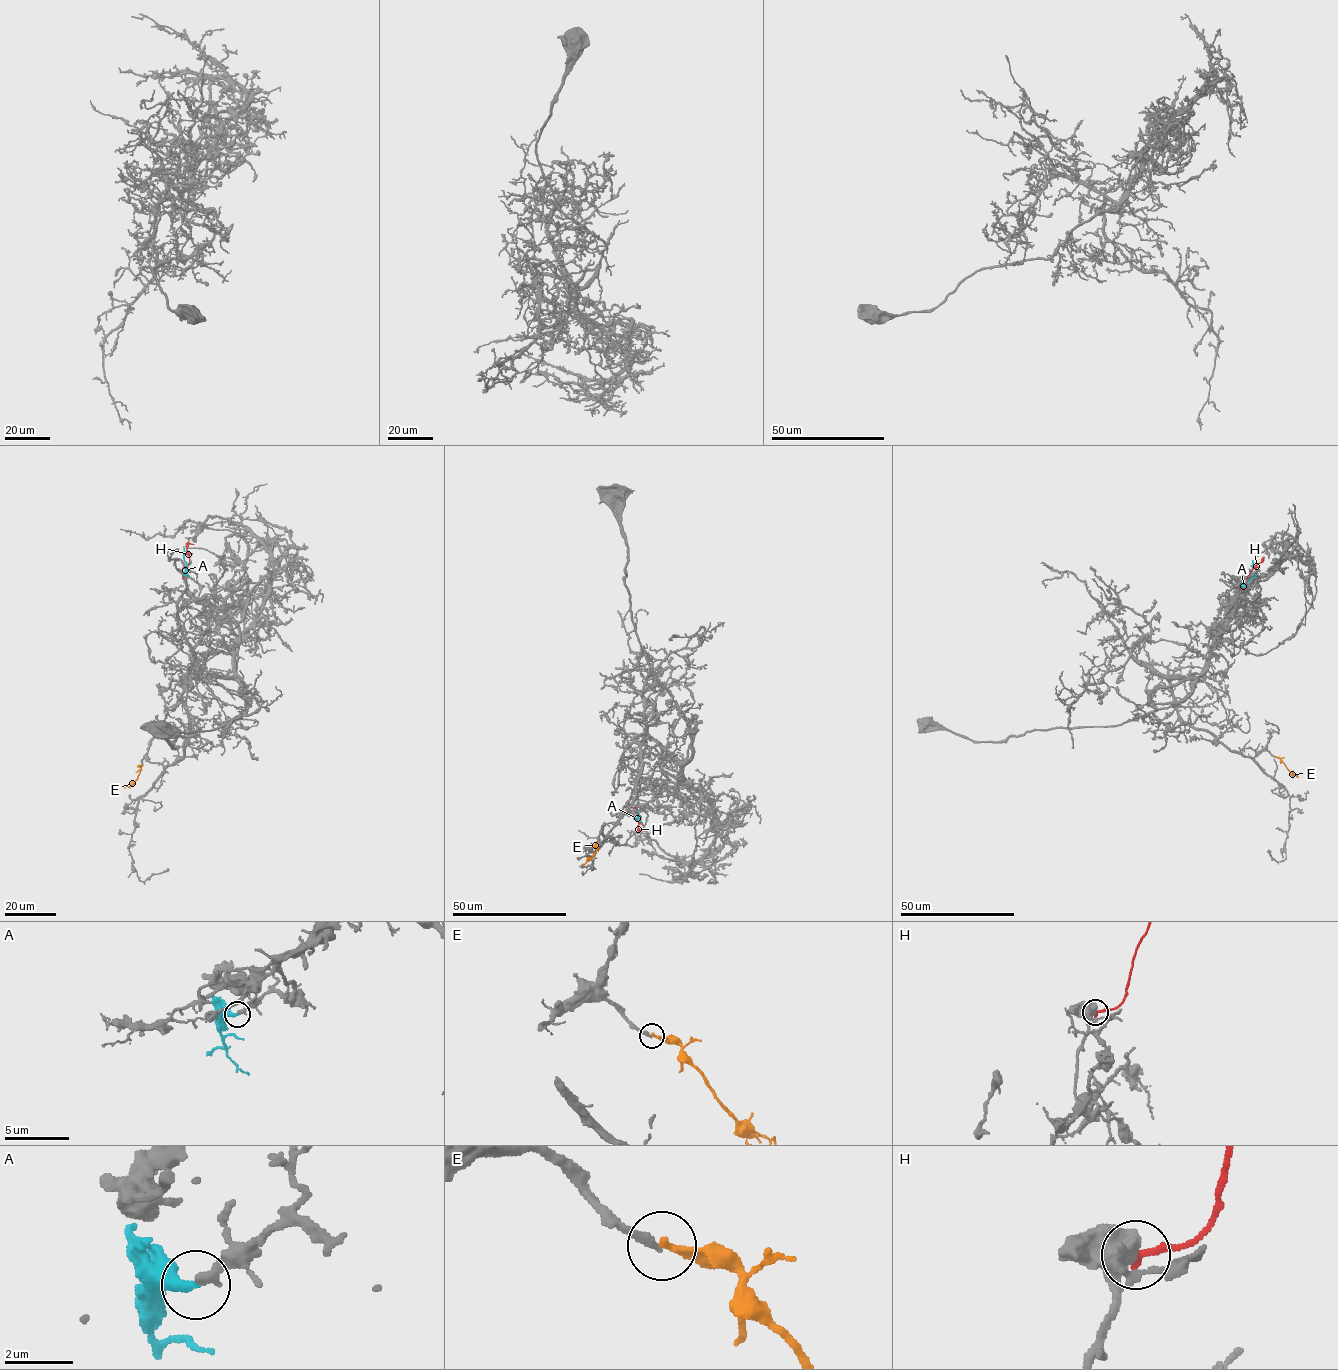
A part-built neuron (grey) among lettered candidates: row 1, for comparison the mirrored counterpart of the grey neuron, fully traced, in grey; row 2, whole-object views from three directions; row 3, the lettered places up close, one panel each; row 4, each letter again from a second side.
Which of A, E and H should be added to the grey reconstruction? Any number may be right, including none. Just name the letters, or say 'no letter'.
A, E

